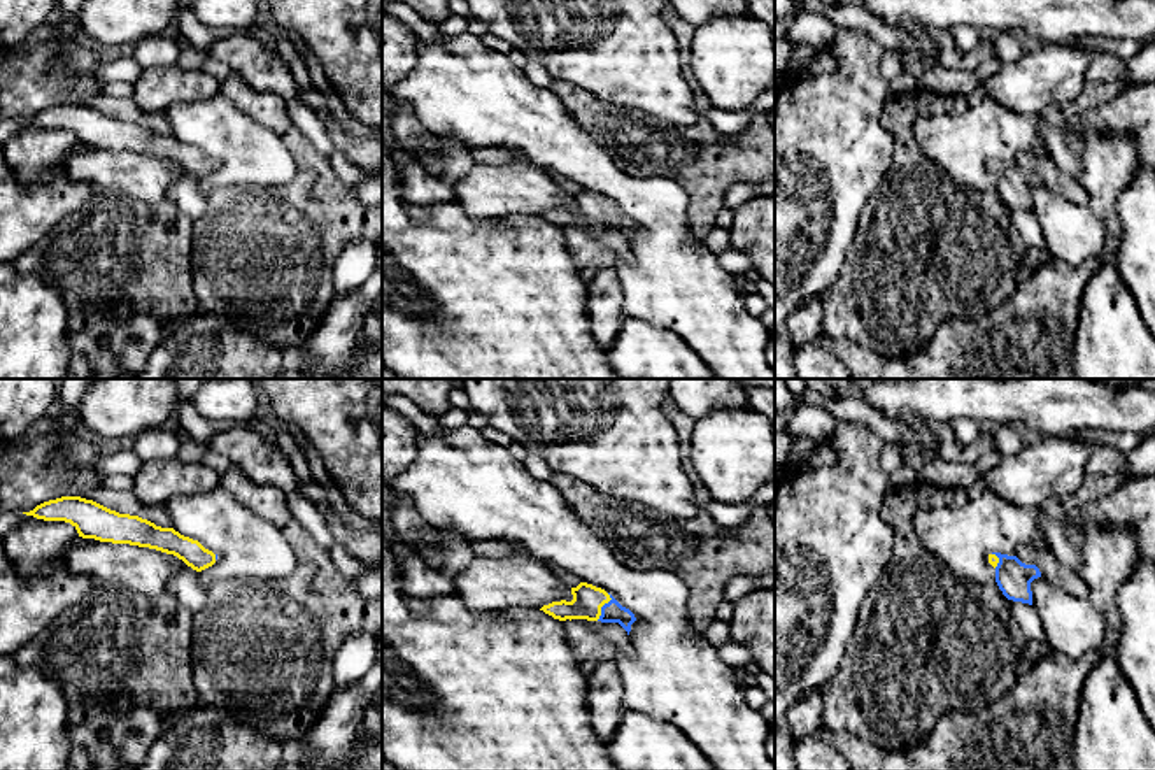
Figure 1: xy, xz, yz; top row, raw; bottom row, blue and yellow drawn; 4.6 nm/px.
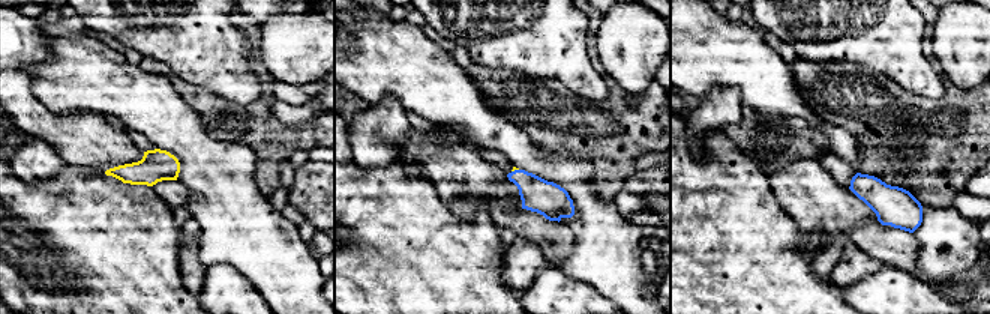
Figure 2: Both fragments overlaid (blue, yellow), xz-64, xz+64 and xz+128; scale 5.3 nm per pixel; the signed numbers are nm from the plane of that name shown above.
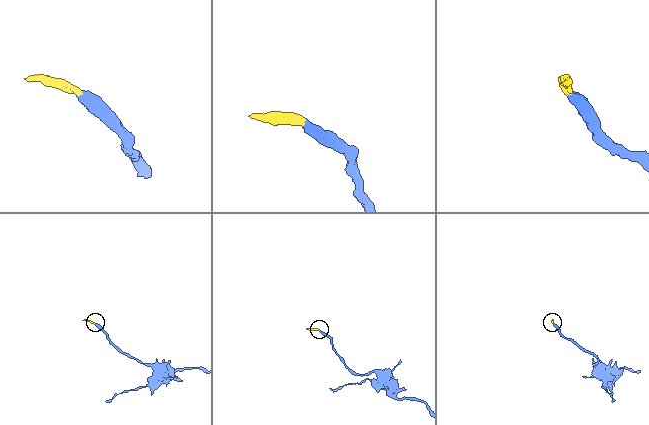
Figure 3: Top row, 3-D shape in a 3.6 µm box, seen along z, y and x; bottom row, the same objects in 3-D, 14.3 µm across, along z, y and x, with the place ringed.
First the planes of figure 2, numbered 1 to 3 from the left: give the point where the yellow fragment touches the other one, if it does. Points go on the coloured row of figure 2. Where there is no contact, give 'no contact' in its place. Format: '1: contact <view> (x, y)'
1: no contact
2: contact xz+64 (515, 170)
3: no contact

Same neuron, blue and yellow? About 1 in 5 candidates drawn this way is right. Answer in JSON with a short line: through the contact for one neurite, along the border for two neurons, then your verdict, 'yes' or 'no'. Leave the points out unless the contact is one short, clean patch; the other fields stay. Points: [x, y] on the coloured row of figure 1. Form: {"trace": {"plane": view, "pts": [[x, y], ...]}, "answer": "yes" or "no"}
{"trace": {"plane": "xz", "pts": [[610, 613], [602, 607], [588, 600]]}, "answer": "yes"}

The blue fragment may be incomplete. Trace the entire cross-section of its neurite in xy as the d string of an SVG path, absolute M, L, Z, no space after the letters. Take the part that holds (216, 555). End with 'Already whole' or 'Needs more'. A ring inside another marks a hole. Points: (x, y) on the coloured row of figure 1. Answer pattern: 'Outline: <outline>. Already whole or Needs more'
Outline: M81 496L49 500L23 514L44 521L70 523L82 538L130 544L174 554L196 572L212 567L217 560L217 554L205 549L198 540L184 537L174 528L156 526L138 516L119 514Z. Needs more

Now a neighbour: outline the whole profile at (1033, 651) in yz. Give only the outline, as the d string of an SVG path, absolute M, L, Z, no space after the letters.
M1025 640L1022 654L1020 654L1020 661L1018 661L1018 675L1025 674L1031 667L1034 667L1050 651L1052 649L1046 640Z

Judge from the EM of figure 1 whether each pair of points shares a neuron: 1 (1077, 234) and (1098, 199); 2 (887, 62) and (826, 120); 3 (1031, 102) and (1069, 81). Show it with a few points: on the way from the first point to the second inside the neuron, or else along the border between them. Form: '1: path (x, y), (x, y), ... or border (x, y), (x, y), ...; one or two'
1: border (1085, 206), (1105, 227), (1105, 248); two
2: border (884, 49), (880, 74), (887, 81); two
3: path (1040, 93), (1052, 81), (1061, 81); one

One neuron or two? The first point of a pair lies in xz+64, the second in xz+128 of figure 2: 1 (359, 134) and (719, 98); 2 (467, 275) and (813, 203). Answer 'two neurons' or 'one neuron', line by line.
1: one neuron
2: two neurons

